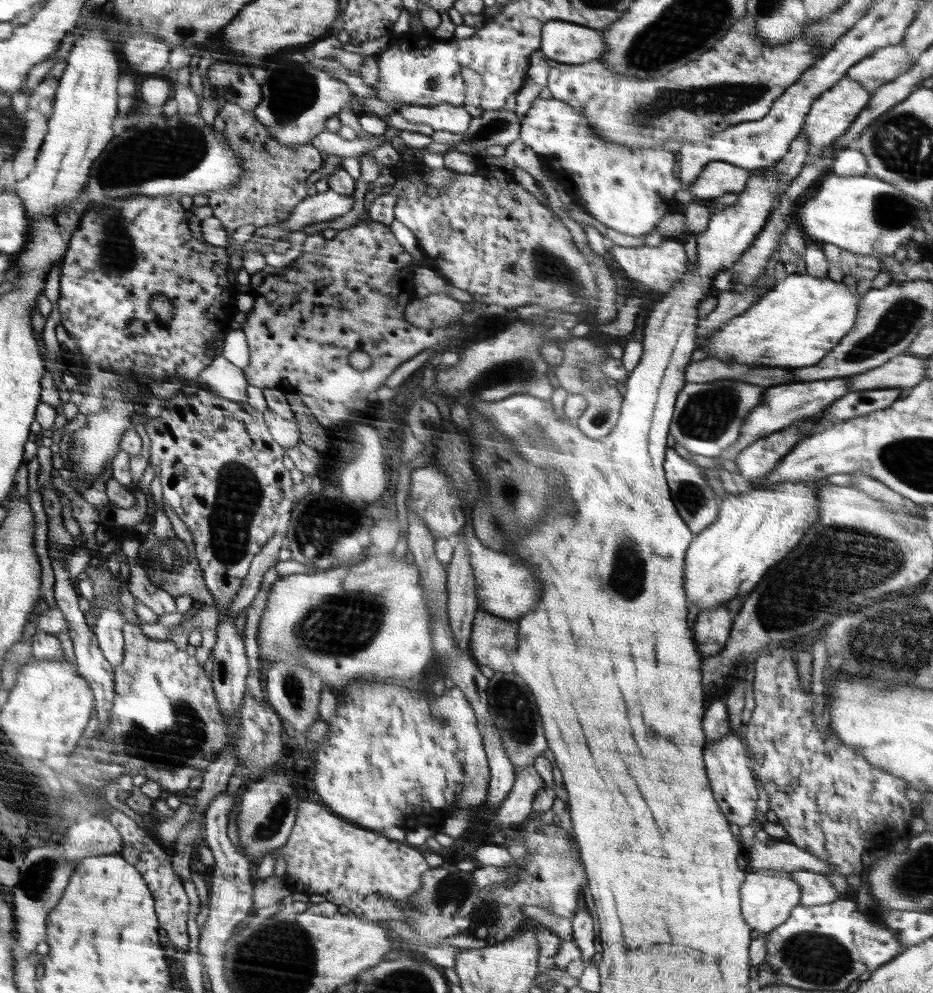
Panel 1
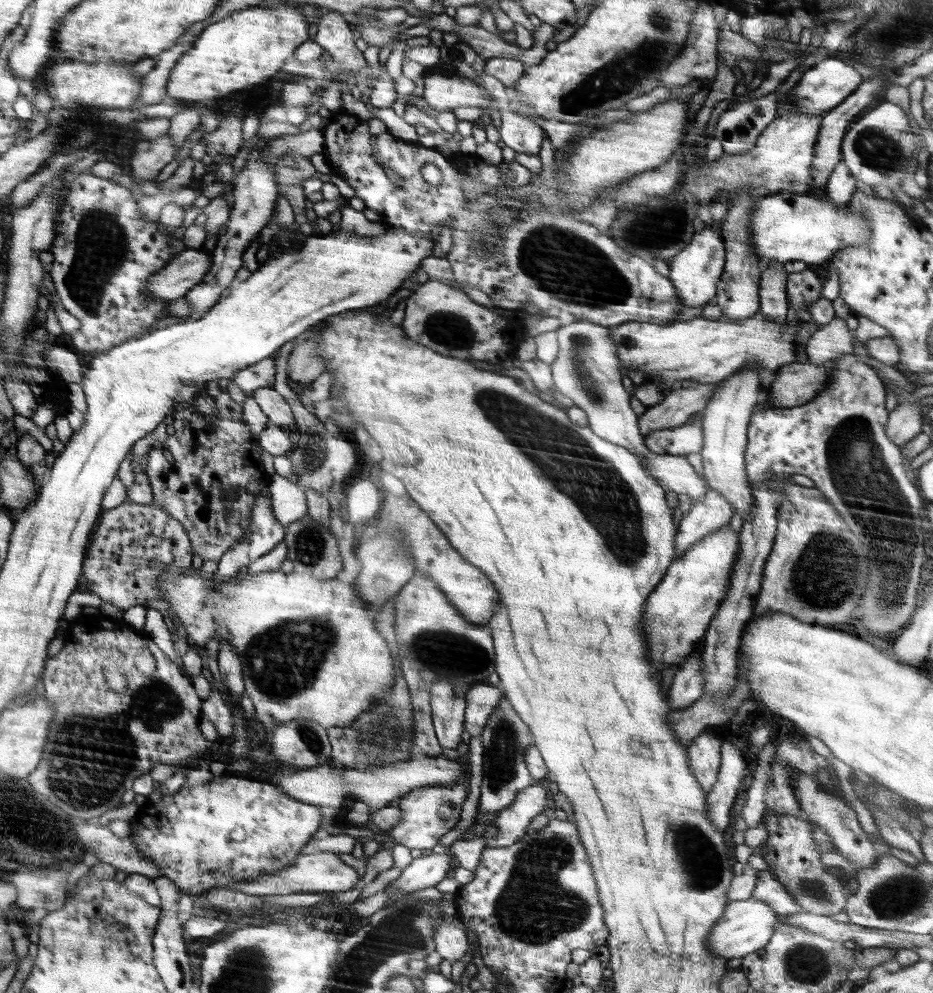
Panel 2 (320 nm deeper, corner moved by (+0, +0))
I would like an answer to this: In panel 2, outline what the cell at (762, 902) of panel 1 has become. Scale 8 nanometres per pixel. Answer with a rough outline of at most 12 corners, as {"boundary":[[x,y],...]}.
{"boundary":[[755,898],[728,903],[707,949],[738,963],[763,949],[778,914]]}

